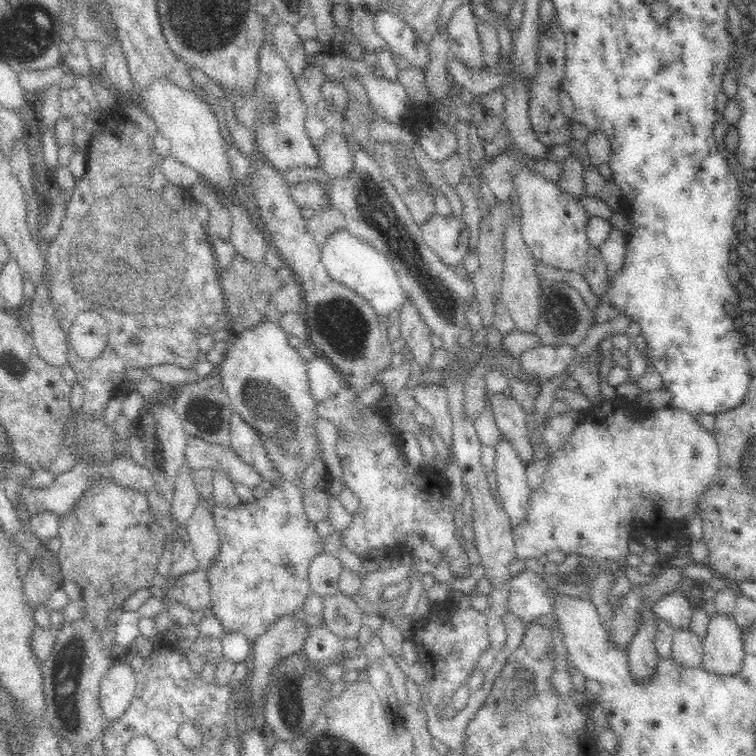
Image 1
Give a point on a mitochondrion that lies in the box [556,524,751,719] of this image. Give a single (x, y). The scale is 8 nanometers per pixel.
(684, 698)

